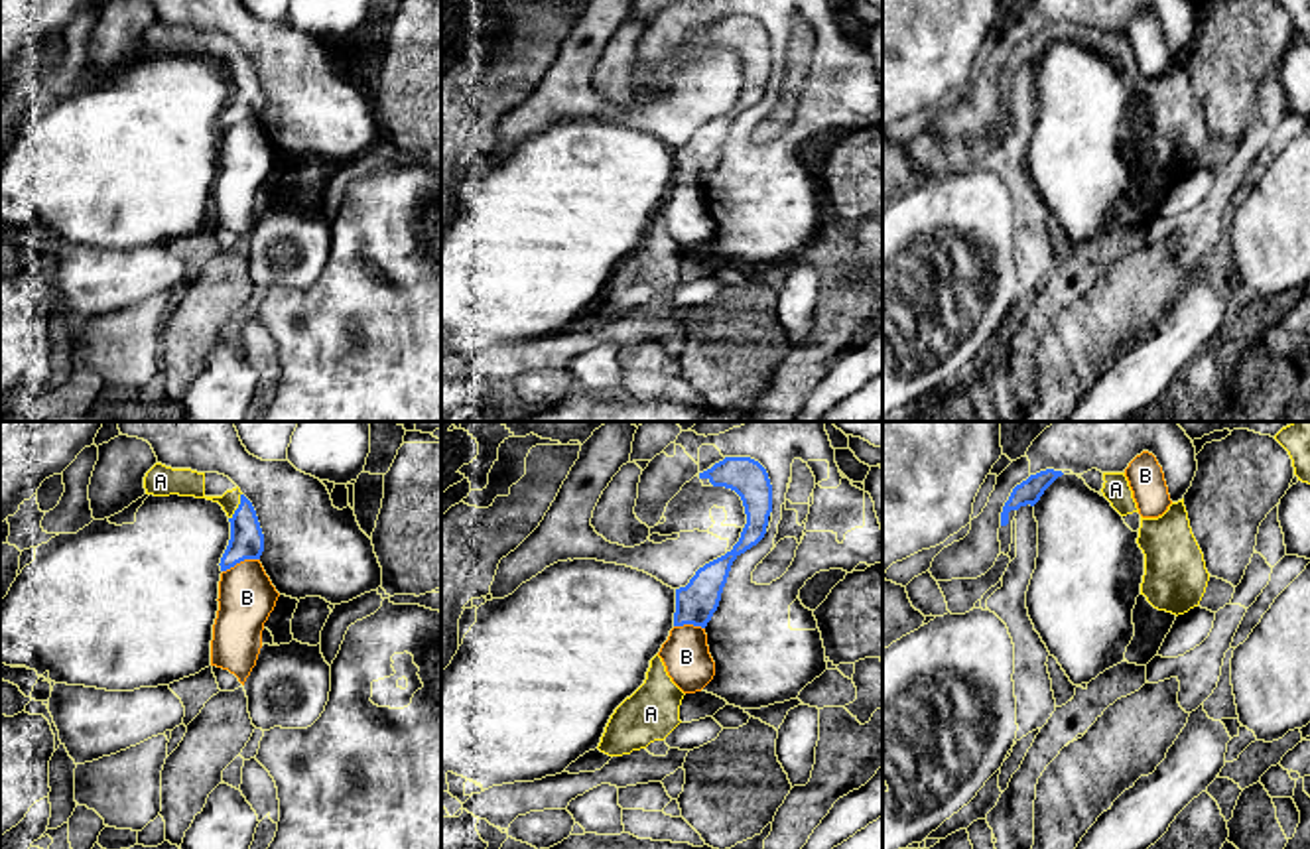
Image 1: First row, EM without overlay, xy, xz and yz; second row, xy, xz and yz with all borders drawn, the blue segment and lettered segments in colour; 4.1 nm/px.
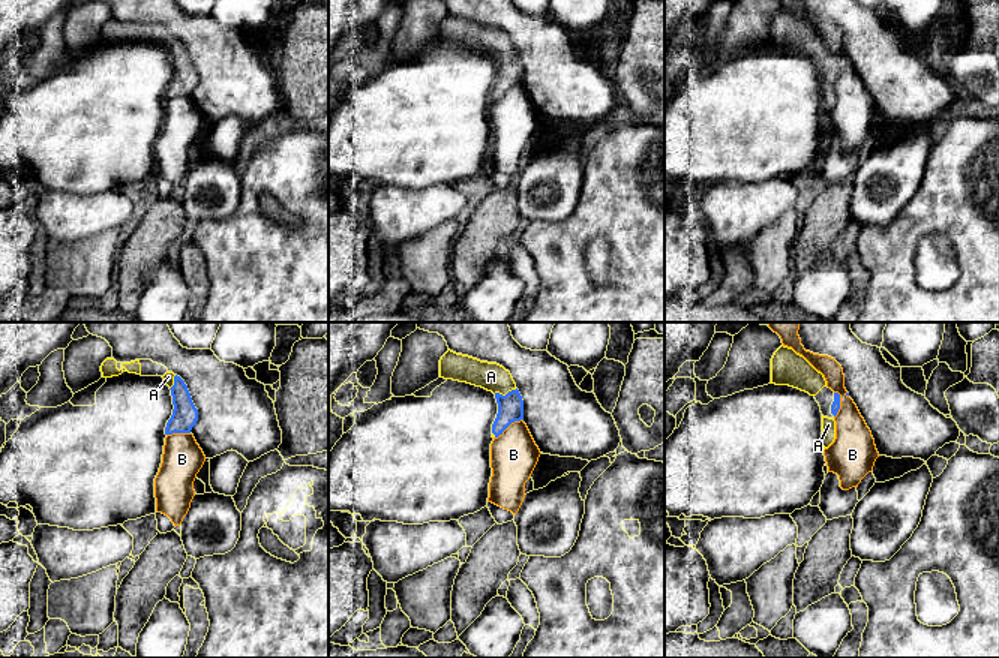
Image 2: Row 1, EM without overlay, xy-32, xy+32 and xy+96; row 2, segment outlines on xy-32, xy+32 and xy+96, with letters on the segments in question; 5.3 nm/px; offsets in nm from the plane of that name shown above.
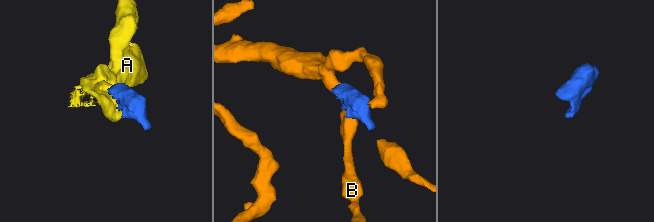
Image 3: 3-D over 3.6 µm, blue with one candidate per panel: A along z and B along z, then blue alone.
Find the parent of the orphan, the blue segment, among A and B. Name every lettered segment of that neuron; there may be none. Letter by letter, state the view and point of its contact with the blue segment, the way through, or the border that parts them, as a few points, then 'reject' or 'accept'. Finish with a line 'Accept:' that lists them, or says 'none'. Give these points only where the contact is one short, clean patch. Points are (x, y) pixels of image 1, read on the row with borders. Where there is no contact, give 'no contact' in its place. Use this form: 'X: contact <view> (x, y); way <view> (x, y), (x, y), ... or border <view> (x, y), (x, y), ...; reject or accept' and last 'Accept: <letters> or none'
A: contact xy (239, 507); accept
B: contact xy (241, 560); reject
Accept: A

